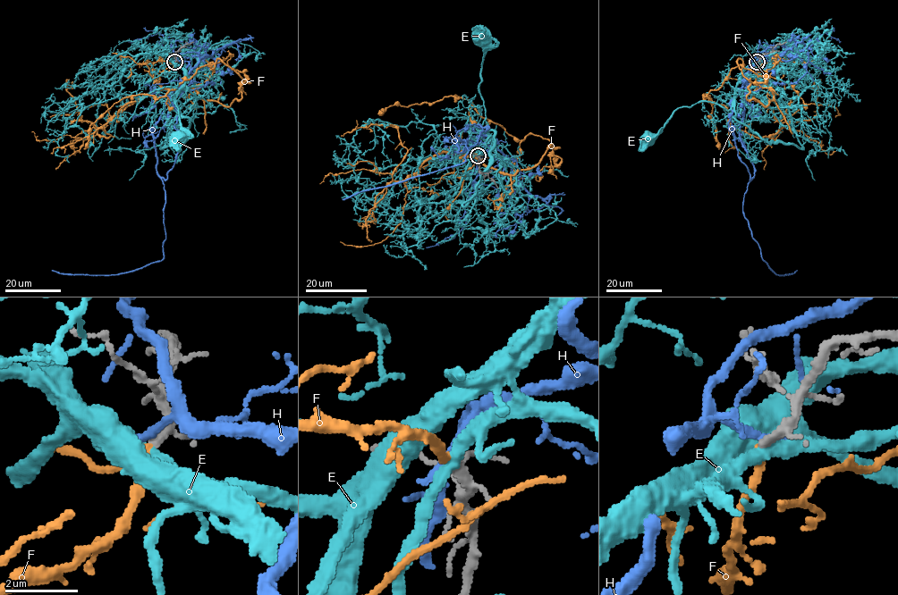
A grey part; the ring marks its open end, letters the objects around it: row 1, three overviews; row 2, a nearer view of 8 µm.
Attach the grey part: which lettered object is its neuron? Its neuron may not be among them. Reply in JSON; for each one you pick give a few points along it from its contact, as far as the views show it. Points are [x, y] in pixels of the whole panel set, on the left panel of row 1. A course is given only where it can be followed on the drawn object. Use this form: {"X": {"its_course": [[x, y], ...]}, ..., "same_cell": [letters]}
{"F": {"its_course": [[174, 62], [163, 87], [241, 97], [217, 59], [164, 96], [115, 102], [83, 149]]}, "same_cell": ["F"]}

